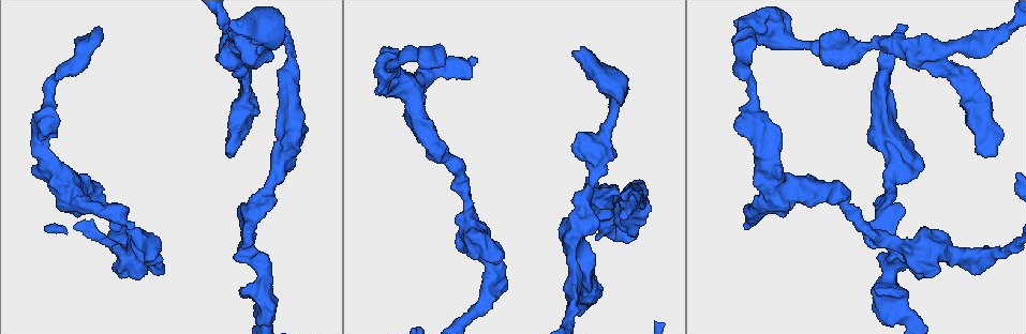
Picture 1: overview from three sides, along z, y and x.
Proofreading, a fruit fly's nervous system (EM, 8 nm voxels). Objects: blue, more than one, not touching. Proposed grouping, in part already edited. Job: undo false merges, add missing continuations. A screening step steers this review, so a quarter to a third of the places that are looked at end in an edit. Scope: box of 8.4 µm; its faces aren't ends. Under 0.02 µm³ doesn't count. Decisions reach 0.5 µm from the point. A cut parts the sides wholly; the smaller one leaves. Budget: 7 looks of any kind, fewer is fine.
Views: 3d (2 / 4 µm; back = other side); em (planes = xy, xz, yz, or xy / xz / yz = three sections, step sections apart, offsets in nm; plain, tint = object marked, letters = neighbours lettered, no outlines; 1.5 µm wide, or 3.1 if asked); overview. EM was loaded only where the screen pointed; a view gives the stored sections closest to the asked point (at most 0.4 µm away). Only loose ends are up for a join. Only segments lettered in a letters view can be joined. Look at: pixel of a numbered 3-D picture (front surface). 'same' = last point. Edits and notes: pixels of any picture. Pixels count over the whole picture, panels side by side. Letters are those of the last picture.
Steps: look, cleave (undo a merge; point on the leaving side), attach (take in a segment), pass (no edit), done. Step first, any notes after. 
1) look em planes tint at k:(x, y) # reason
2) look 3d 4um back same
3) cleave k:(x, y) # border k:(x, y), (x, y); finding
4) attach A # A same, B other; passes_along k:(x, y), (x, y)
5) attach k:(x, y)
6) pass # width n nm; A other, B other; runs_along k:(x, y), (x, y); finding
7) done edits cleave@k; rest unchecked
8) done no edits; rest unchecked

look 3d 2um at 1:(739, 19)

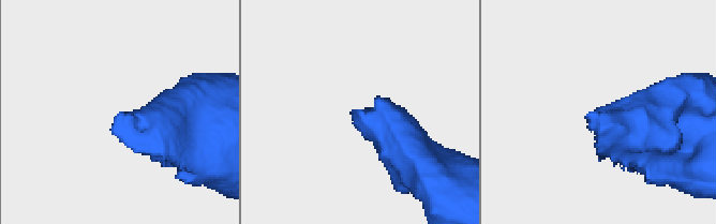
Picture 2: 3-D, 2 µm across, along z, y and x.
look em xy step 8 letters at 2:(121, 113) # now the EM

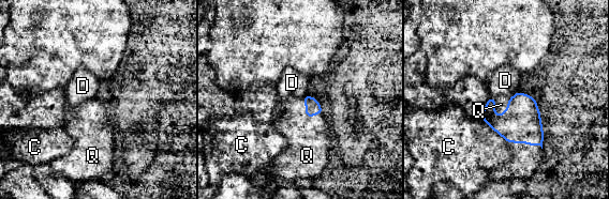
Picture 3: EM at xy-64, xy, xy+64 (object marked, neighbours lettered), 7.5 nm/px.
attach Q # C other, D other, Q same; passes_along 3:(521, 123), (506, 108), (501, 102); it goes on there

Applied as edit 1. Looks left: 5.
look overview

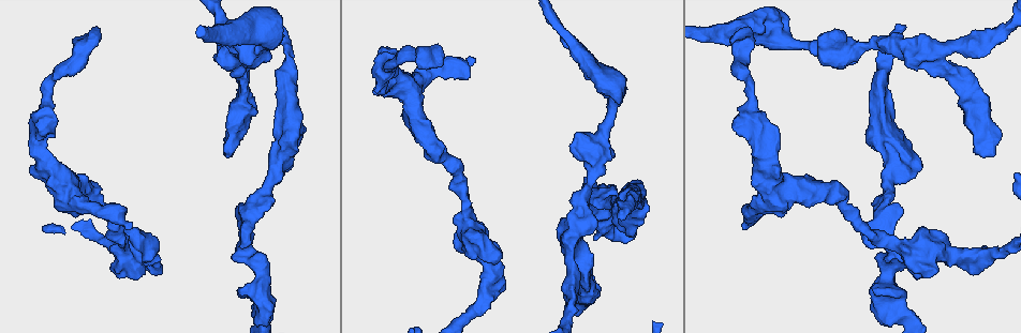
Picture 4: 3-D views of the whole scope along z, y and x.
look 3d 4um at 4:(744, 228) # an open end

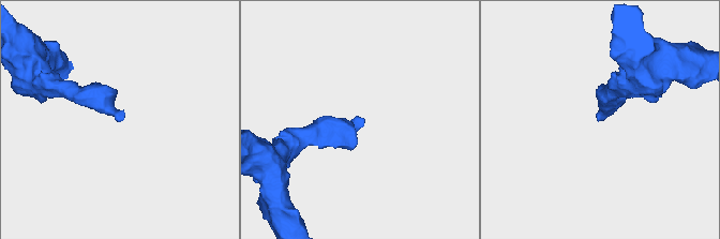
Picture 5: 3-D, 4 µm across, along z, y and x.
look em xy step 8 letters at 5:(120, 121)

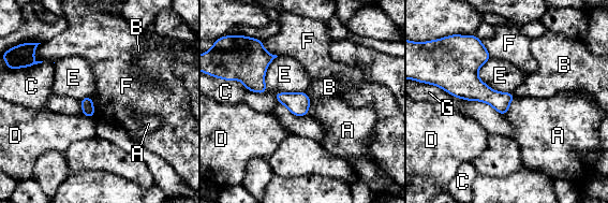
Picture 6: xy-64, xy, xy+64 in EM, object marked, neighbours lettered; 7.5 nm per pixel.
pass # longest_contact E 320 nm; A other, B other, C other, D other, E other, F other, G other; border 6:(82, 113), (91, 118); none of them fits

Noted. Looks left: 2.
look 3d 2um at 4:(992, 156) # end of a long branch

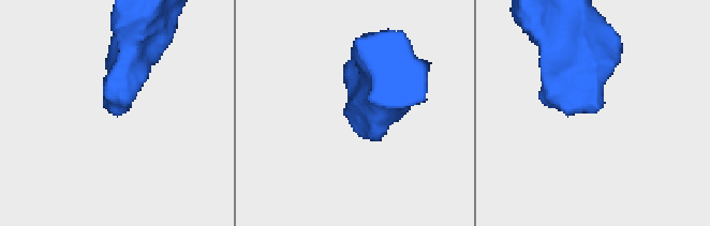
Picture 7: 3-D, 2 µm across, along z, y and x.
look em yz step 8 letters at 7:(351, 114)

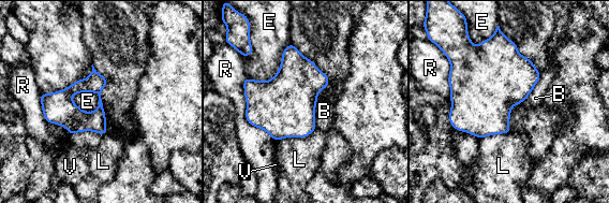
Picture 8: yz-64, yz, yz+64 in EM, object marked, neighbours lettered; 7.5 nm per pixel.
pass # B other, E other, L other, R other, V other; border 8:(71, 96), (84, 111), (99, 106); no lettered segment goes on from it

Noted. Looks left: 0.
done edits attach@3; rest unchecked

